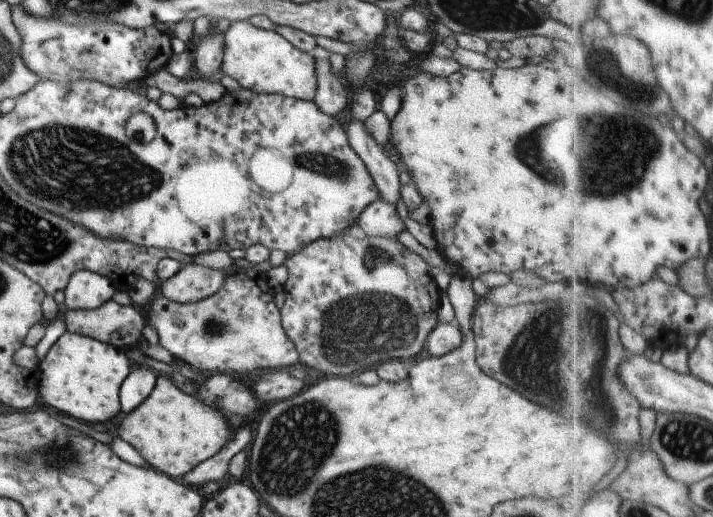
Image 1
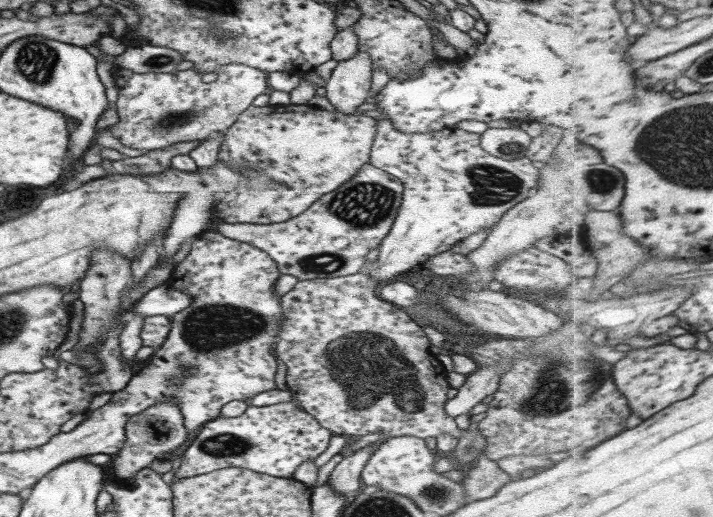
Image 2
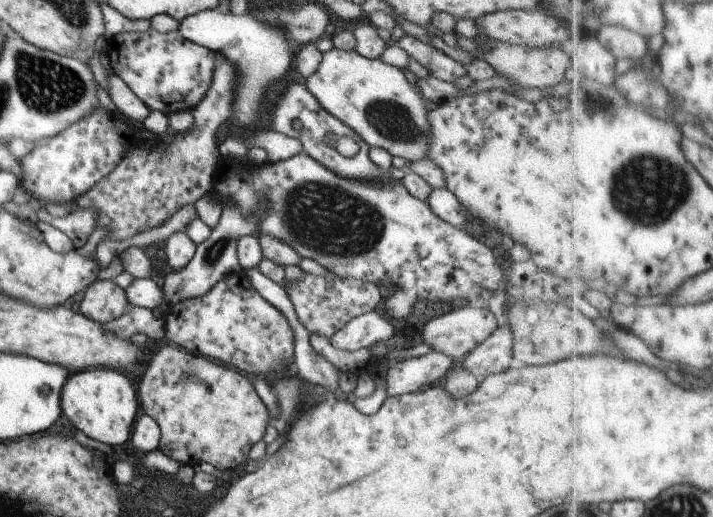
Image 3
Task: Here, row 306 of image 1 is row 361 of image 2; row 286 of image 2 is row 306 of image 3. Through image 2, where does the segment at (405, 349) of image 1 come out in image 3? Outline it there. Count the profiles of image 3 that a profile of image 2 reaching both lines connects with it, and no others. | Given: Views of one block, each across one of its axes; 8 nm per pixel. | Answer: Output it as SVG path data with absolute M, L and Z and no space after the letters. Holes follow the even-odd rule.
M305 272L301 280L295 282L285 282L281 286L286 290L289 302L293 304L297 320L303 324L303 328L311 334L319 334L329 338L337 332L351 318L373 311L377 304L381 302L381 296L375 283L359 279L345 278L325 278L325 276L313 276L310 272Z

